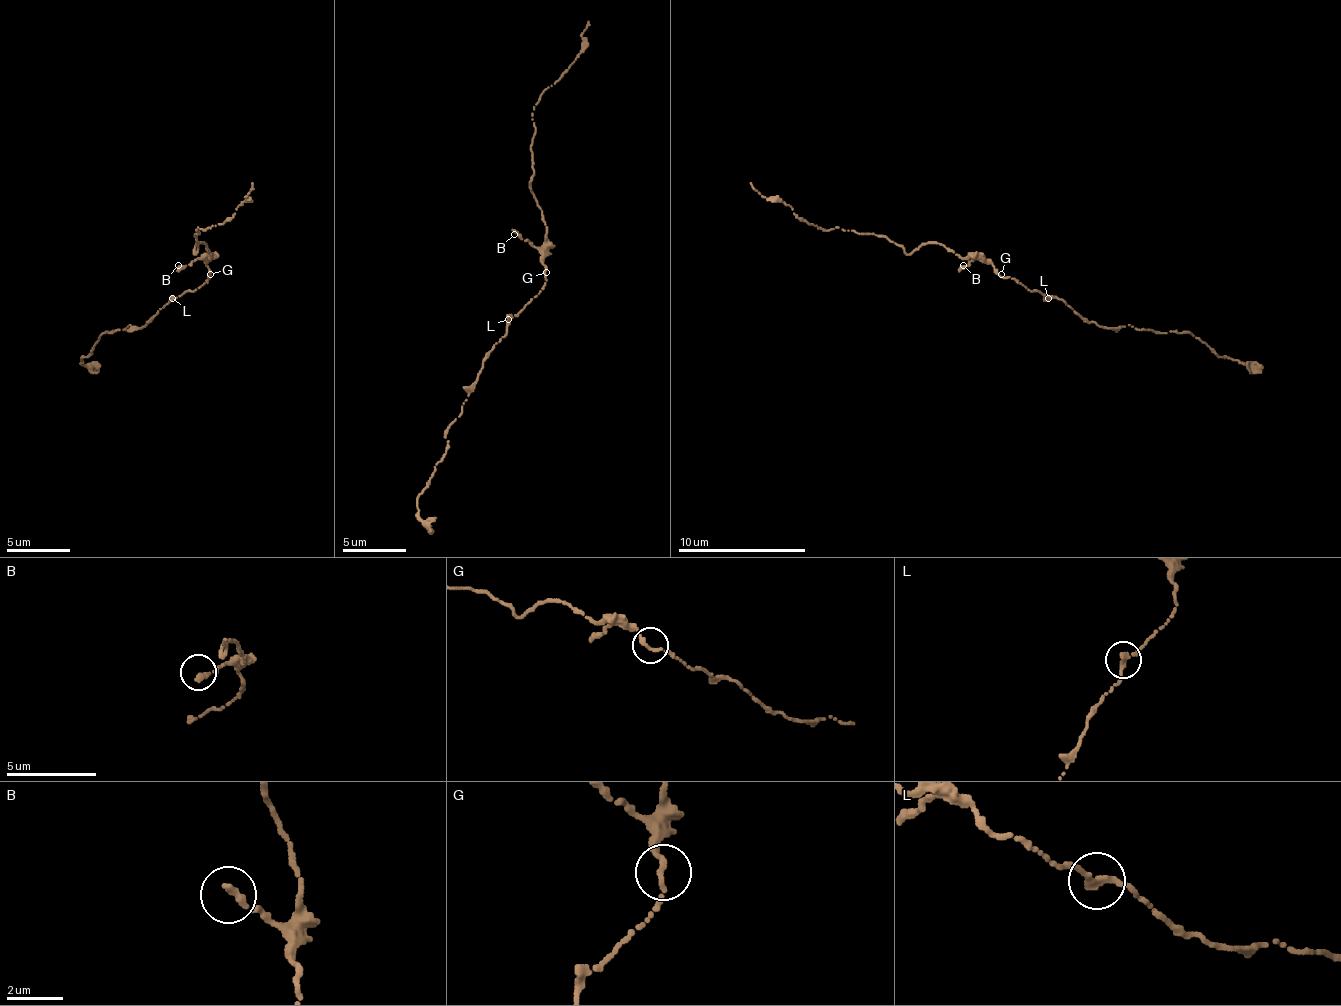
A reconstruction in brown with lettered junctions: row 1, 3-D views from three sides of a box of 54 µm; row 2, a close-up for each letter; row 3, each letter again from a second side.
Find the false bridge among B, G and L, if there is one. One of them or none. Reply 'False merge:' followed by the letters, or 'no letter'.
False merge: no letter

